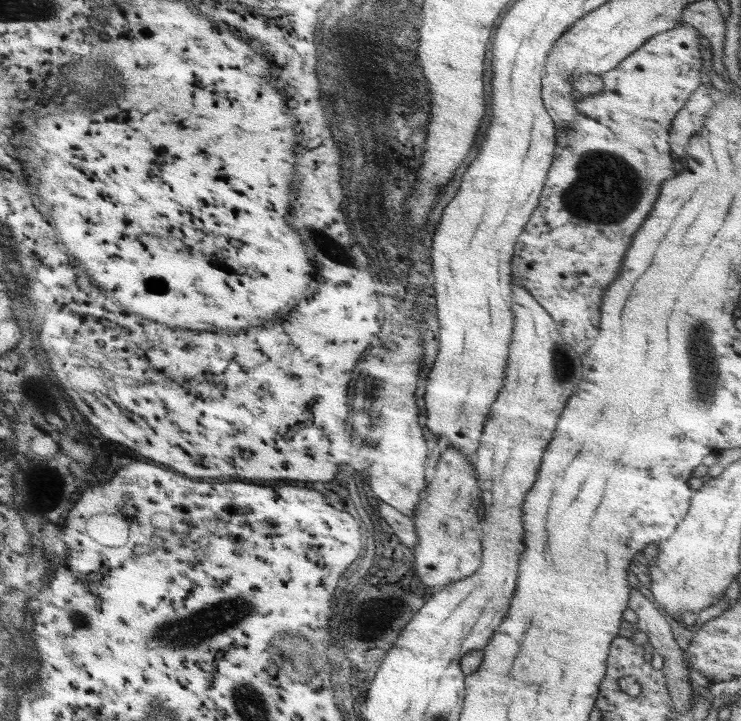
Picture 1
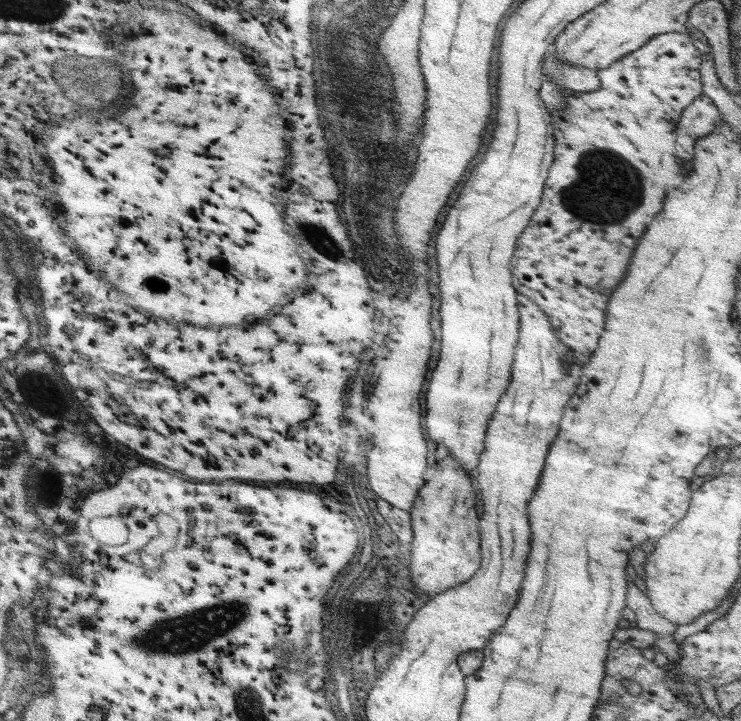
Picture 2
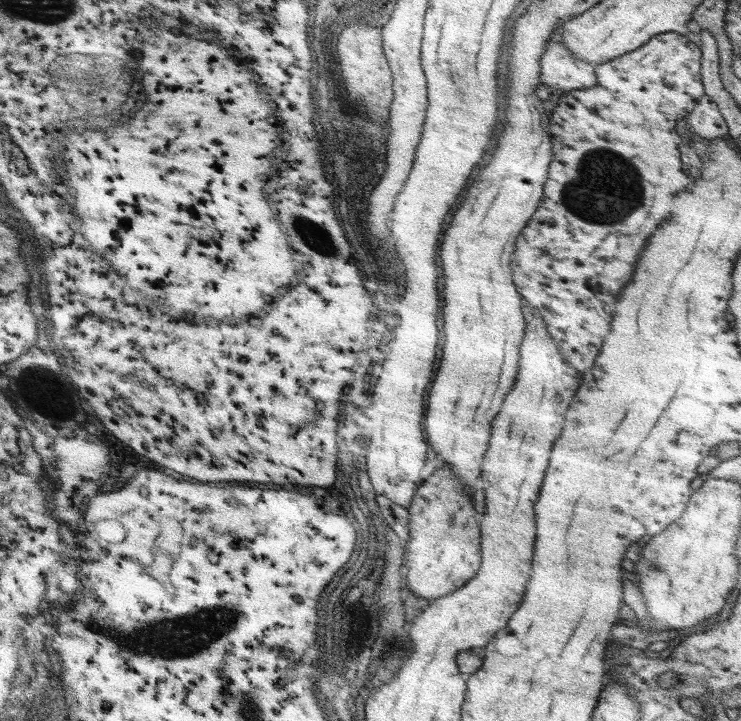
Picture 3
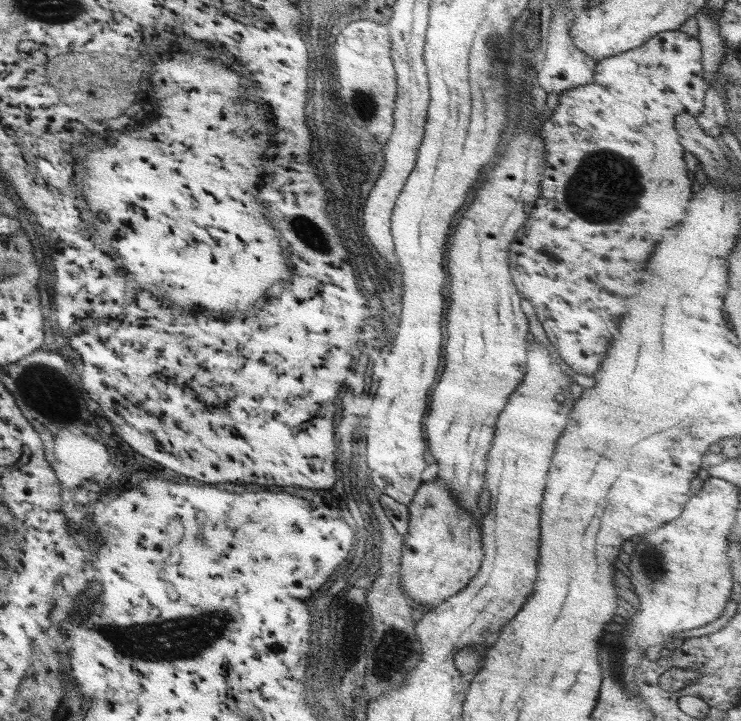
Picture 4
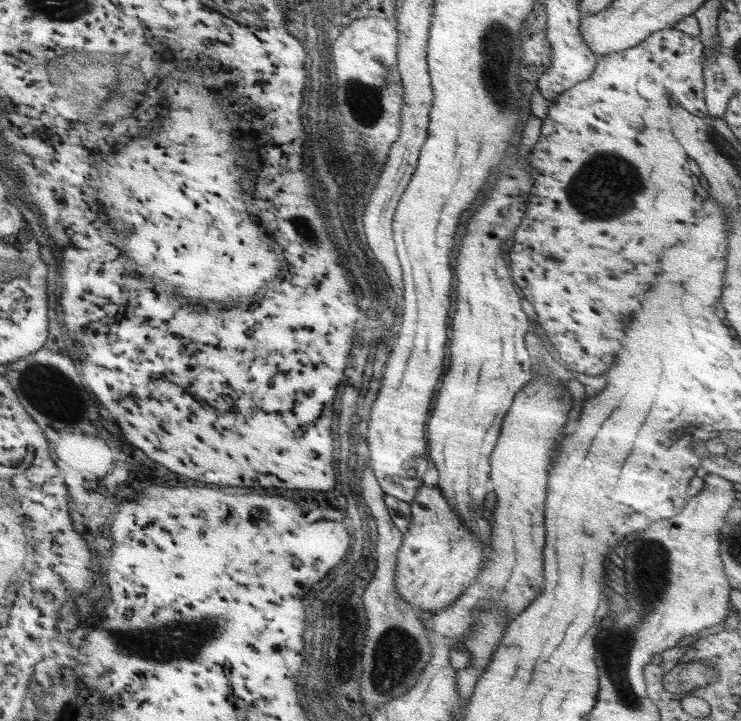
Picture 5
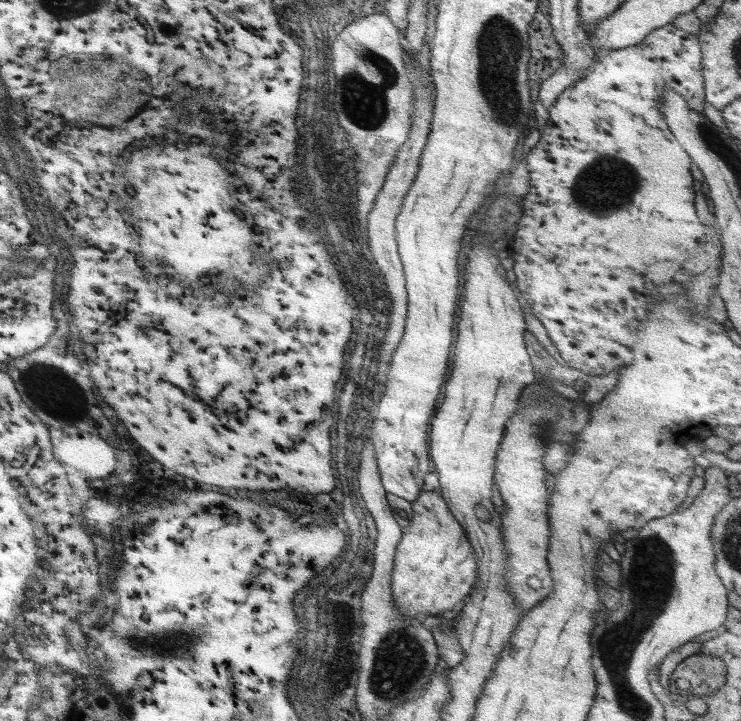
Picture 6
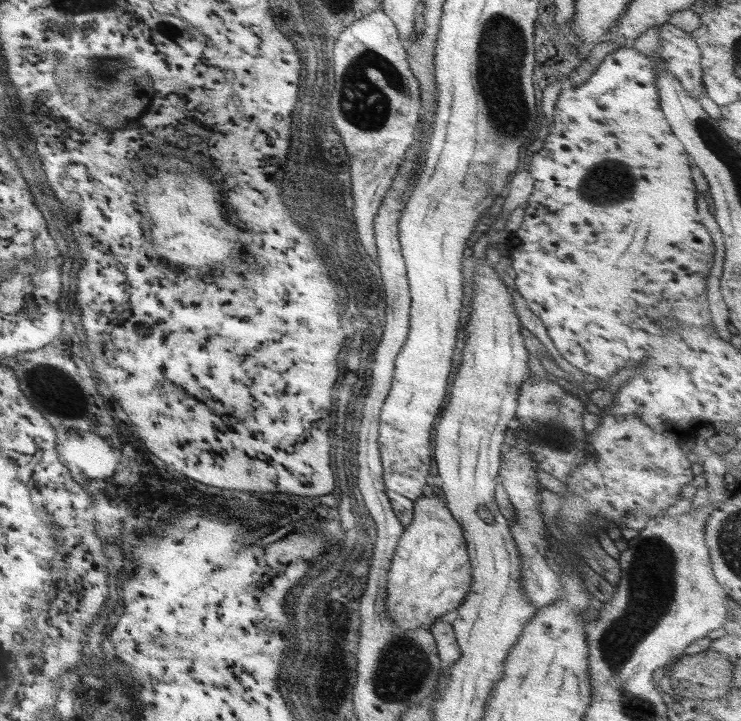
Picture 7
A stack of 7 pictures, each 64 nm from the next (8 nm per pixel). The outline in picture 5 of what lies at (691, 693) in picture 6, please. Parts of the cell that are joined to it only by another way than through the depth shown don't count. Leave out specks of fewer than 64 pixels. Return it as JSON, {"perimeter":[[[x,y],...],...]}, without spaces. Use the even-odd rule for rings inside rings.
{"perimeter":[[[687,662],[678,663],[667,674],[663,674],[661,682],[664,690],[671,692],[672,695],[685,695],[689,694],[690,690],[705,688],[706,684],[713,682],[717,677],[711,664]]]}

